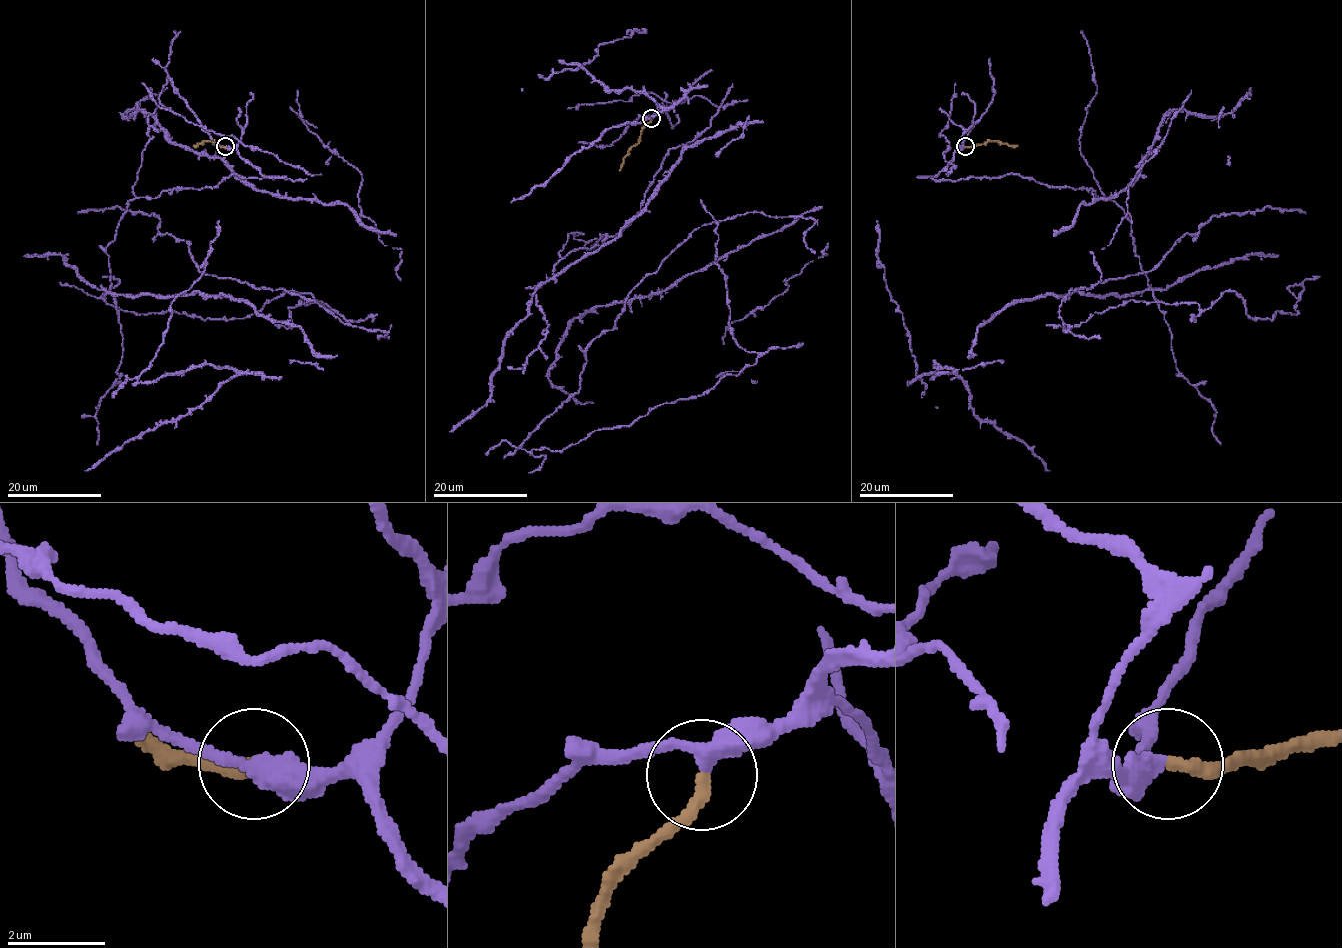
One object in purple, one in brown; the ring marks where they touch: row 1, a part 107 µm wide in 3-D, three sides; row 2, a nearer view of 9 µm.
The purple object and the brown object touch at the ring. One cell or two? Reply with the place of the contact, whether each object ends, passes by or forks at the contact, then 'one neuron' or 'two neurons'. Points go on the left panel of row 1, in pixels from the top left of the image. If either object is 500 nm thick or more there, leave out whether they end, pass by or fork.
(225, 146) | purple passes by | brown ends | two neurons

